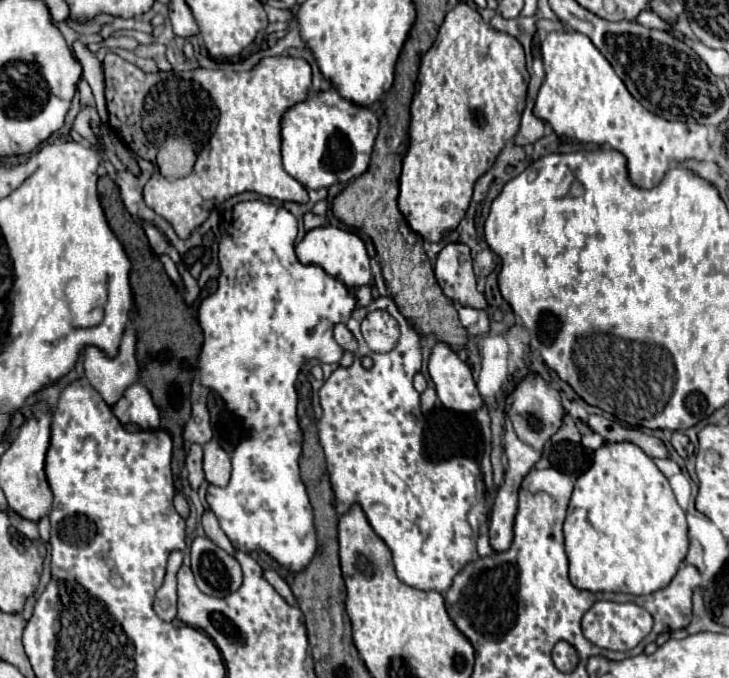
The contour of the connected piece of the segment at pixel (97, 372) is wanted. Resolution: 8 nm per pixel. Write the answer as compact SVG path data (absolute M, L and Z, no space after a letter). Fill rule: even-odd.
M125 330L119 352L115 356L107 356L97 346L85 346L83 366L91 386L111 406L119 400L123 390L137 380L139 366L135 360L135 332Z

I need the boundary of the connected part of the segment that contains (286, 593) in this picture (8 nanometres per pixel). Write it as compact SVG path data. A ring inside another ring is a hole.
M265 570L263 572L263 576L267 578L267 582L277 590L277 594L281 594L283 598L285 598L285 602L289 602L291 606L295 606L295 598L293 598L293 592L291 592L291 588L287 586L287 582L275 572L275 570Z

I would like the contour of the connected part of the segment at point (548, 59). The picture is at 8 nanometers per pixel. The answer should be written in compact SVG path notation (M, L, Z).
M549 32L541 42L545 80L537 94L533 114L551 124L555 134L567 142L607 144L627 160L633 186L649 190L661 182L671 166L685 160L703 162L711 150L709 128L701 124L669 122L647 112L625 88L611 64L579 32Z

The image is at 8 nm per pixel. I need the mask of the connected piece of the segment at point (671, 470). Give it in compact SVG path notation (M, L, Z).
M655 458L653 462L657 464L657 468L659 468L665 476L671 476L671 474L677 474L677 472L679 472L679 466L677 466L671 458Z

